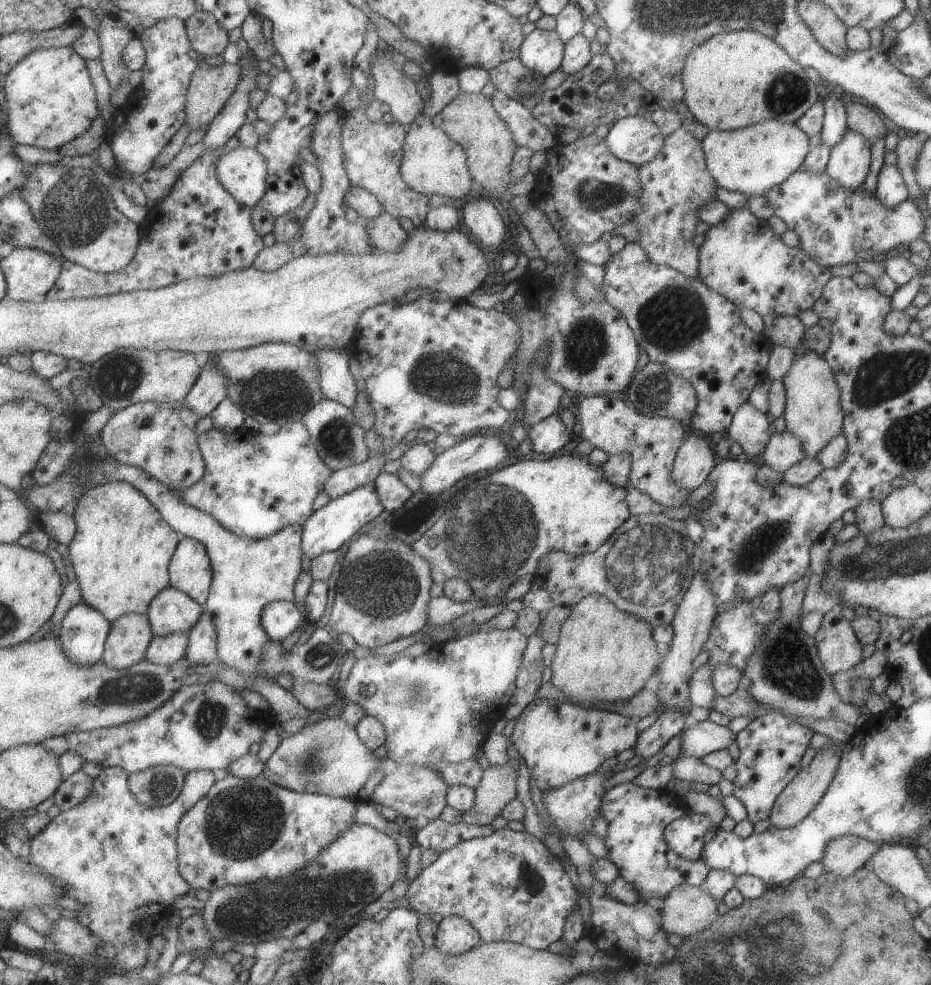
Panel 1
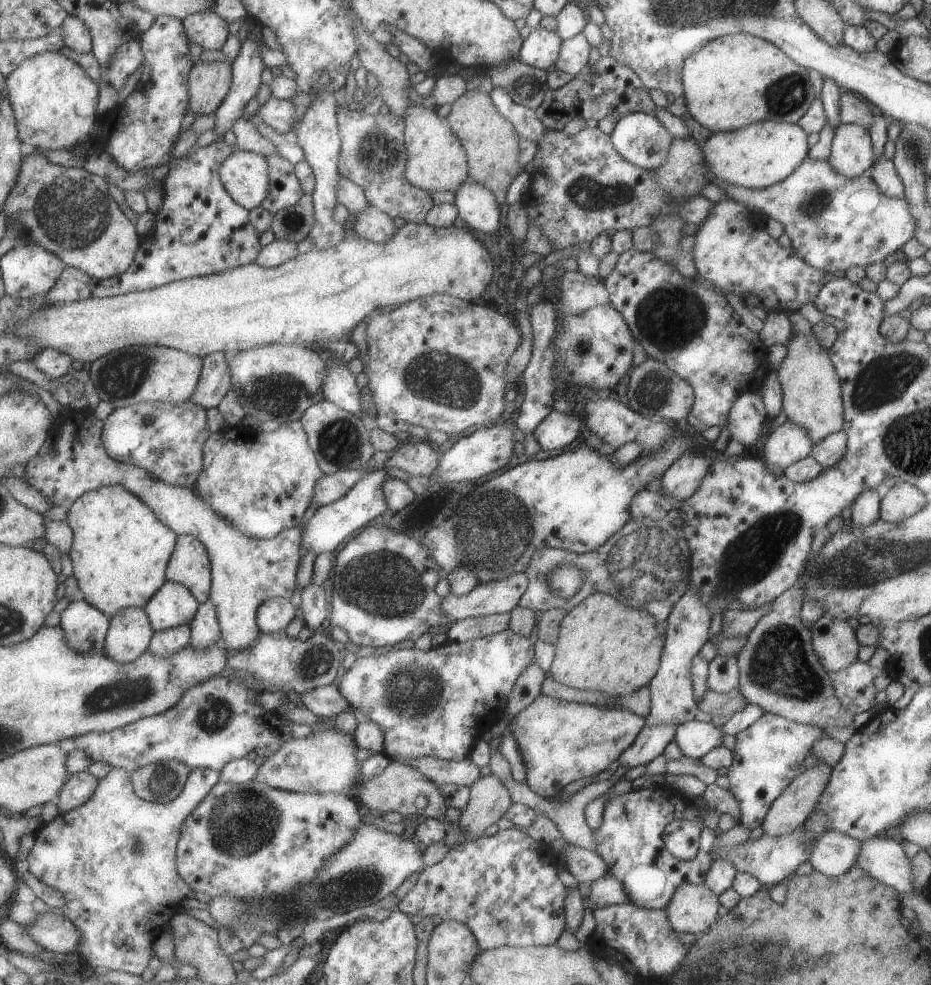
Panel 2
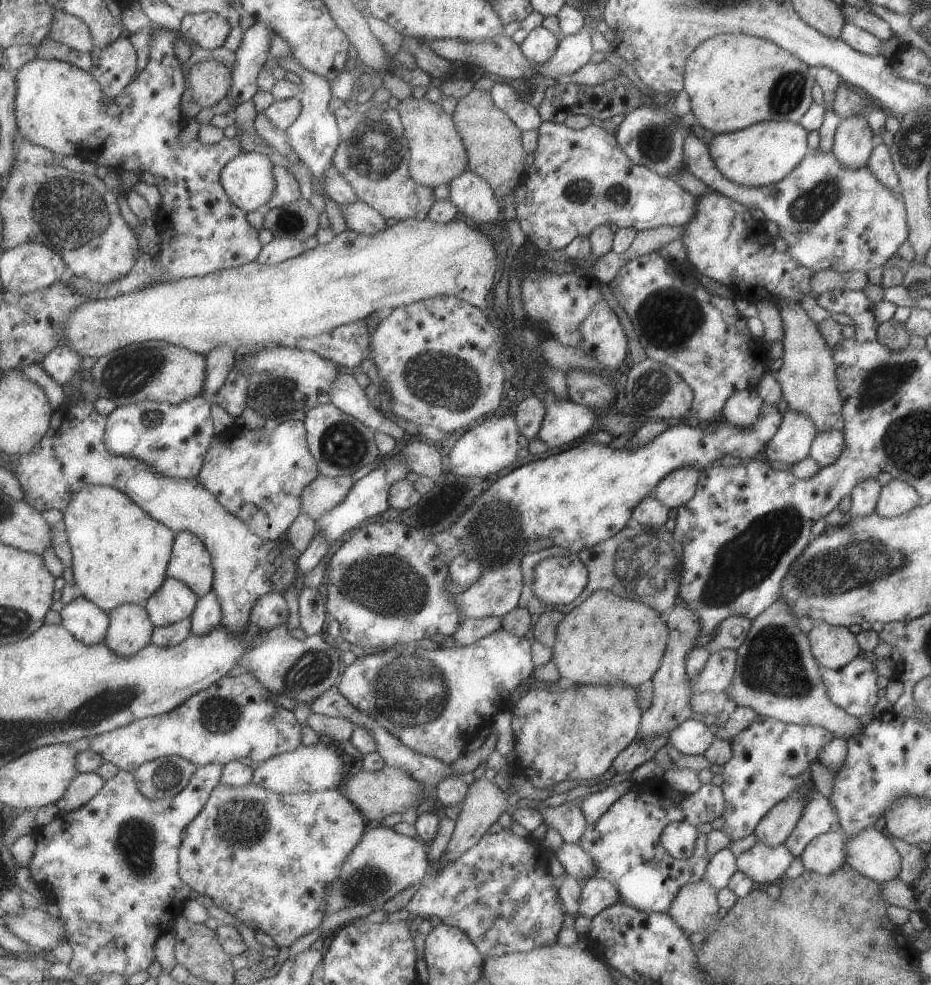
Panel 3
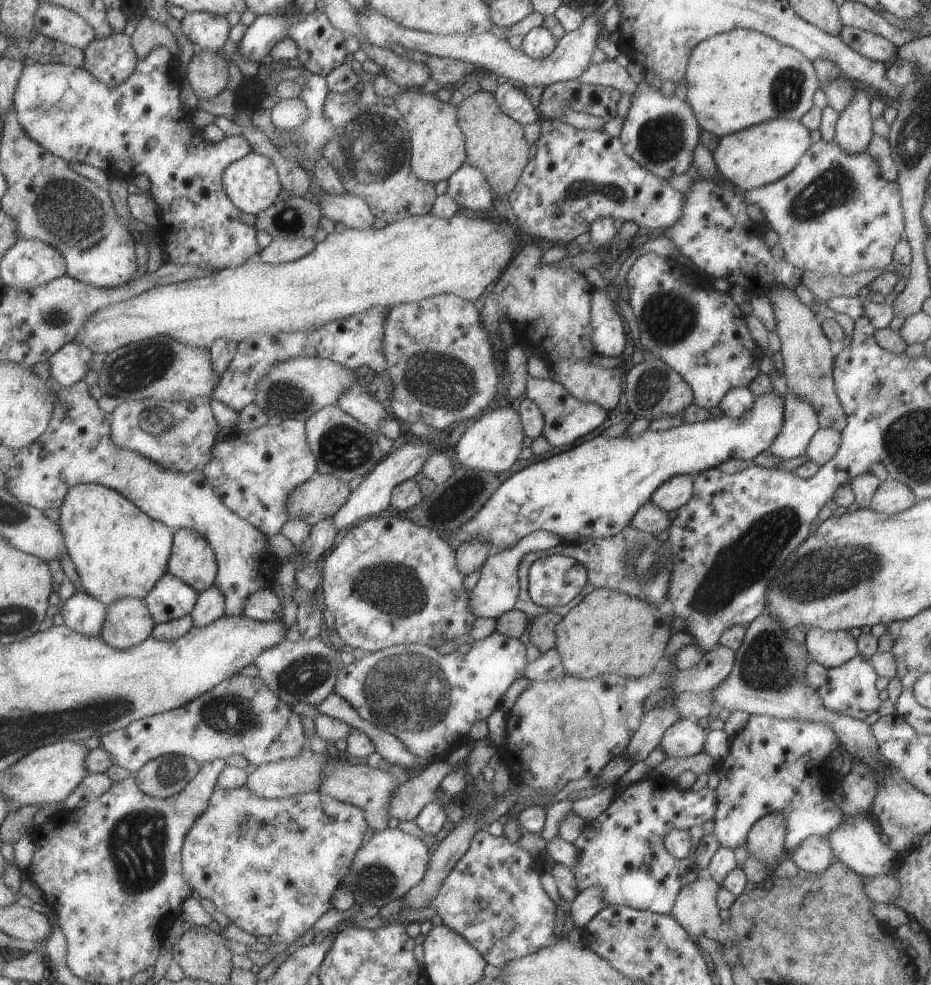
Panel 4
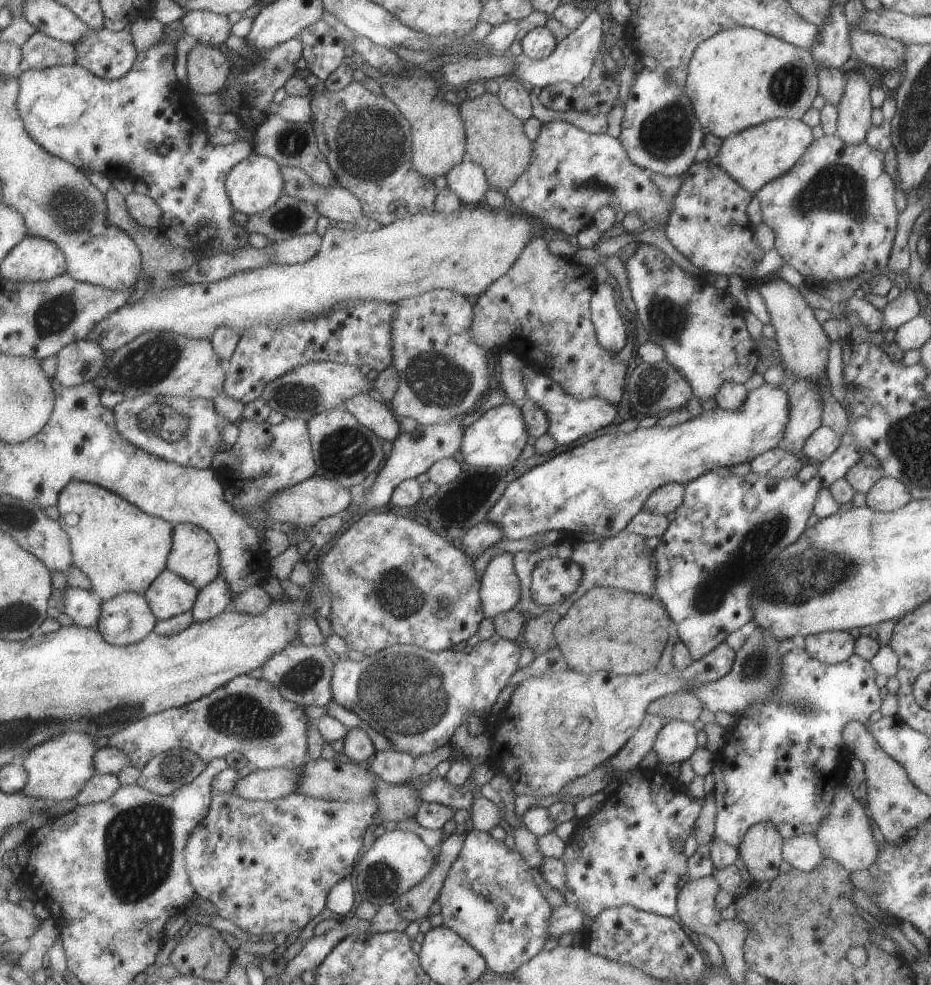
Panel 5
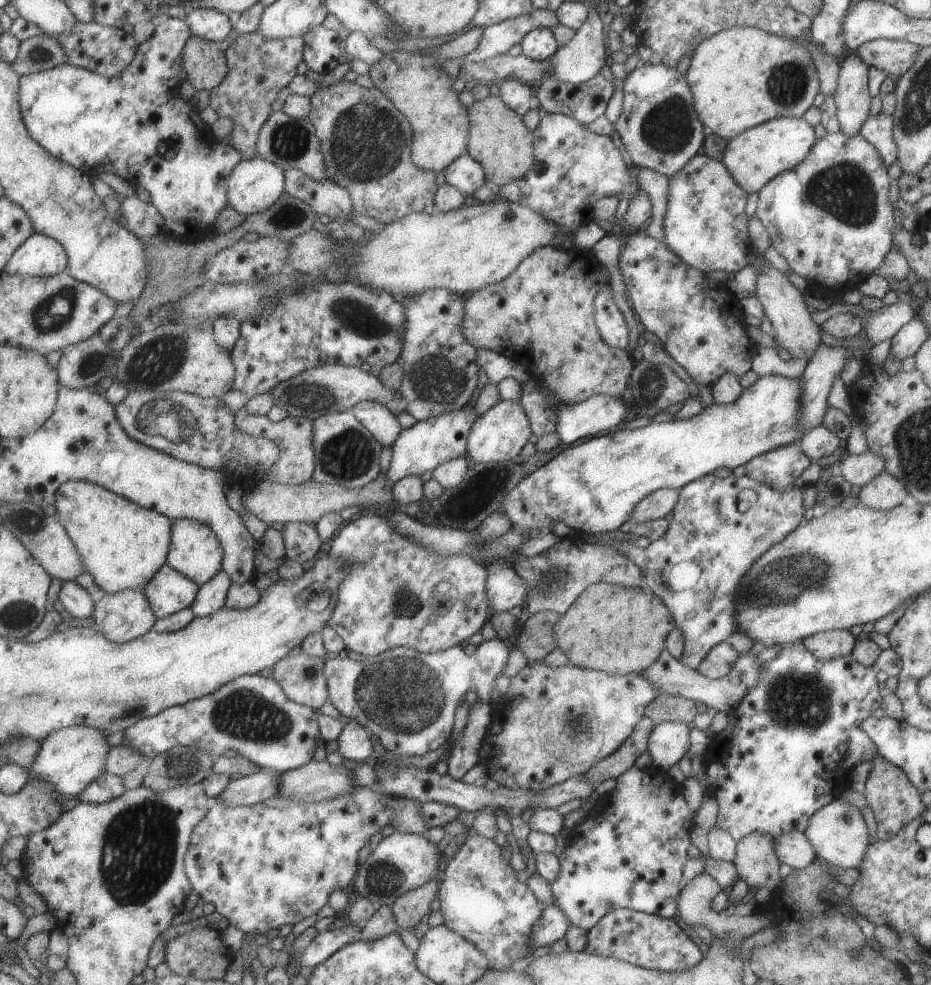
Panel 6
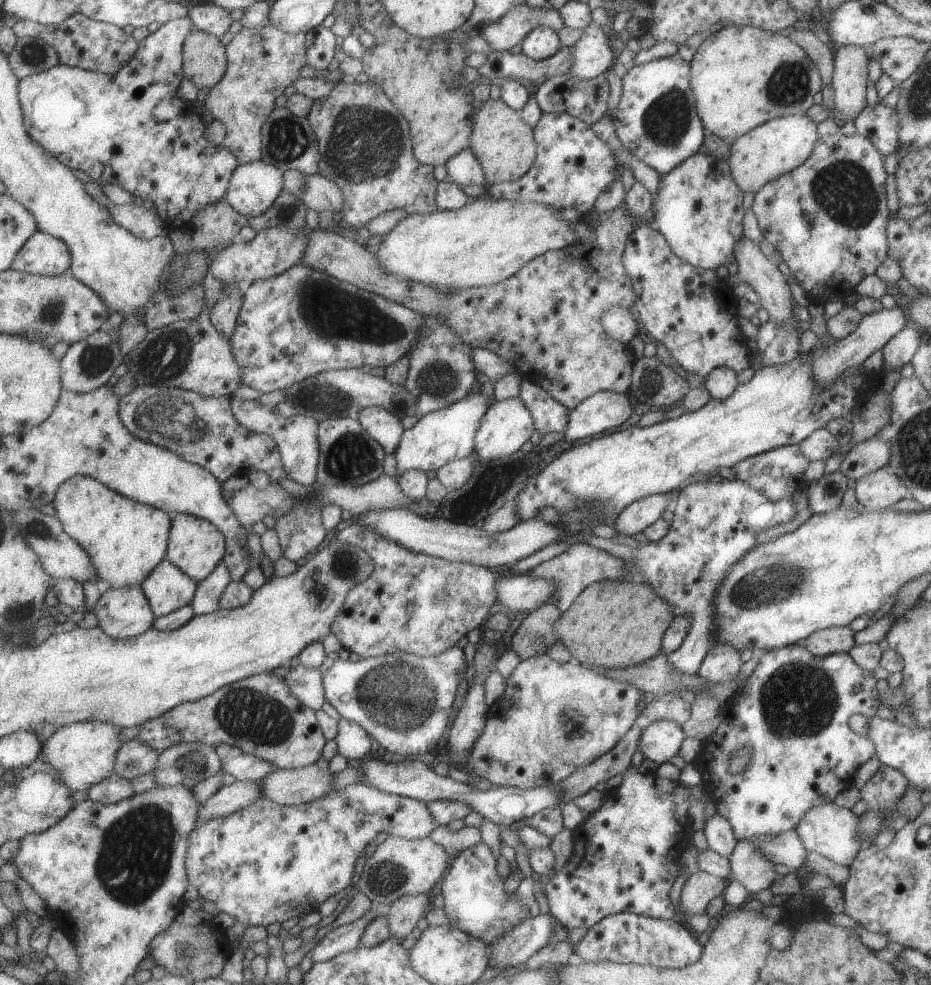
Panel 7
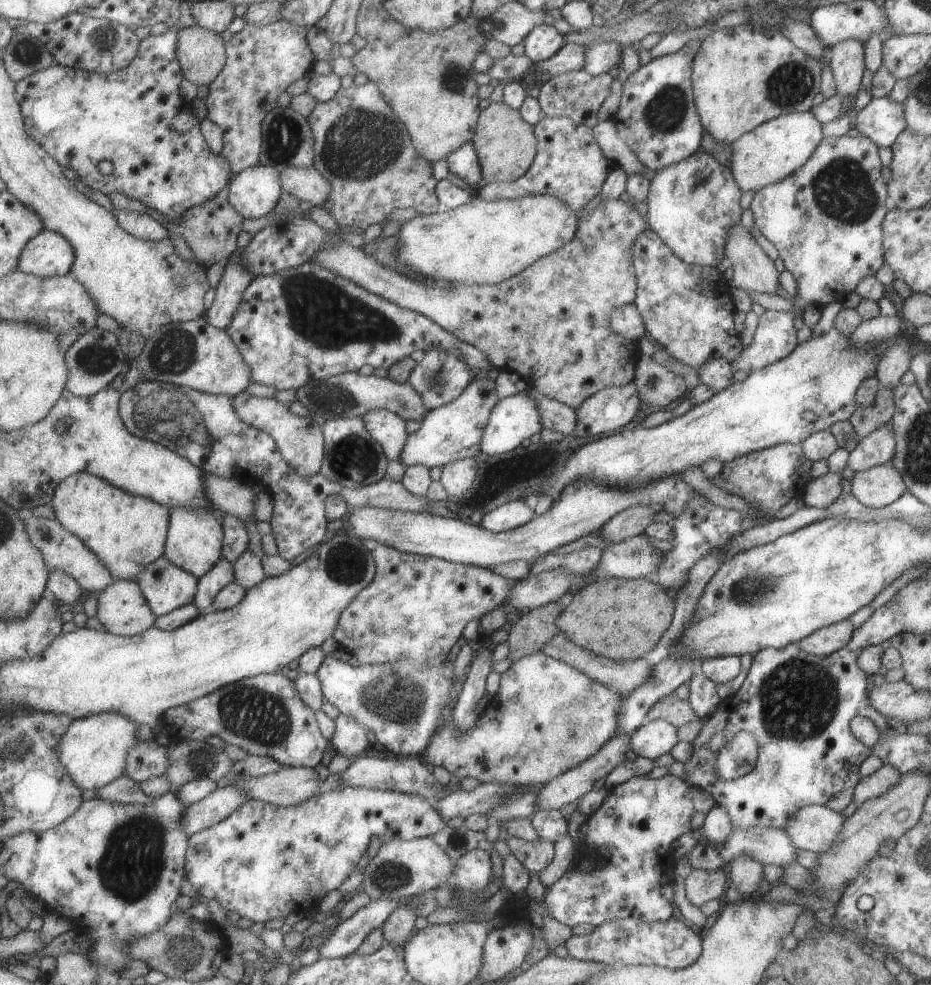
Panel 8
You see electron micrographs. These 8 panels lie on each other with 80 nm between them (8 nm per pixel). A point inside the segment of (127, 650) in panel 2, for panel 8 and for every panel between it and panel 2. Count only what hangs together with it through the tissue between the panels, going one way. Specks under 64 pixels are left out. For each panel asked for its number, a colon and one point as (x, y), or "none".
3: (131, 629)
4: (129, 622)
5: (126, 619)
6: (124, 616)
7: (123, 612)
8: (123, 609)

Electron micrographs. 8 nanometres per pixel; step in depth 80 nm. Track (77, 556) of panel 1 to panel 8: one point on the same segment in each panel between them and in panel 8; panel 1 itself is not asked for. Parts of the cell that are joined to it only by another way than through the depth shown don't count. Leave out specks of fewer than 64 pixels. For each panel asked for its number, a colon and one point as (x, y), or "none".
2: (121, 553)
3: (121, 553)
4: (120, 551)
5: (121, 548)
6: (124, 545)
7: (126, 539)
8: (128, 532)

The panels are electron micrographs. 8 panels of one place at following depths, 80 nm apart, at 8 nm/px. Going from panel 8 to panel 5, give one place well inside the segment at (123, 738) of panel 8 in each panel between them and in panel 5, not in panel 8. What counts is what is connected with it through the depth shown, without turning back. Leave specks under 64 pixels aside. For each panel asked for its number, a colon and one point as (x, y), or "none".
5: (59, 769)
6: (72, 758)
7: (84, 753)

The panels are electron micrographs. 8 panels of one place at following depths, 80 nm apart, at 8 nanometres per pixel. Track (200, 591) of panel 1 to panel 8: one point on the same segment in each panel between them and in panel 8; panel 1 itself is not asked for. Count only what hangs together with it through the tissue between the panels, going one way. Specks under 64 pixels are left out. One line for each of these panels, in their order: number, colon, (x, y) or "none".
2: (191, 565)
3: (192, 562)
4: (193, 559)
5: (196, 556)
6: (197, 552)
7: (197, 545)
8: (195, 542)

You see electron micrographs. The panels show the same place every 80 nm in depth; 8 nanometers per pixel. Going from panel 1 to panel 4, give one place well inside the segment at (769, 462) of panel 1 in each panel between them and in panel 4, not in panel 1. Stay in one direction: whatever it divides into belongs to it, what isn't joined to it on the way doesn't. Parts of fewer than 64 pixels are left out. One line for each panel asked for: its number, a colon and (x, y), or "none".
2: (787, 443)
3: (791, 442)
4: (800, 421)

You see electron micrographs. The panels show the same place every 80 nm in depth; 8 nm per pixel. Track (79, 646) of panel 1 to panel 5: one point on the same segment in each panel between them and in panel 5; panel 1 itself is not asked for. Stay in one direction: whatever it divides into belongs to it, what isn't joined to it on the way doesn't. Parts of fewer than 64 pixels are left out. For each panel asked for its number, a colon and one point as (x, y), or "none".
2: (87, 627)
3: (84, 618)
4: (83, 612)
5: (82, 606)

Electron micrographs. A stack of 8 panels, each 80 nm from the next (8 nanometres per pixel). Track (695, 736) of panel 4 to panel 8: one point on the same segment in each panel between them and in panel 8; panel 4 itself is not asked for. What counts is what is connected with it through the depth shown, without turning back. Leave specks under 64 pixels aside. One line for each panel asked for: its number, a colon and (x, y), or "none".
5: (675, 741)
6: (667, 742)
7: (660, 740)
8: (651, 739)

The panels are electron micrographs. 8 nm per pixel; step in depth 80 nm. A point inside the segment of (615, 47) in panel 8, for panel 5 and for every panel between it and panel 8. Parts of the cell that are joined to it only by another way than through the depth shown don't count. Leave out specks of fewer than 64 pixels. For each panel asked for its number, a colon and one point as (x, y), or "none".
5: (572, 61)
6: (581, 58)
7: (592, 54)

